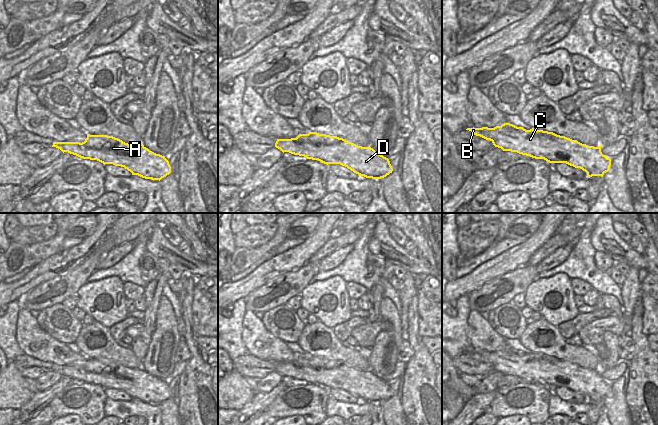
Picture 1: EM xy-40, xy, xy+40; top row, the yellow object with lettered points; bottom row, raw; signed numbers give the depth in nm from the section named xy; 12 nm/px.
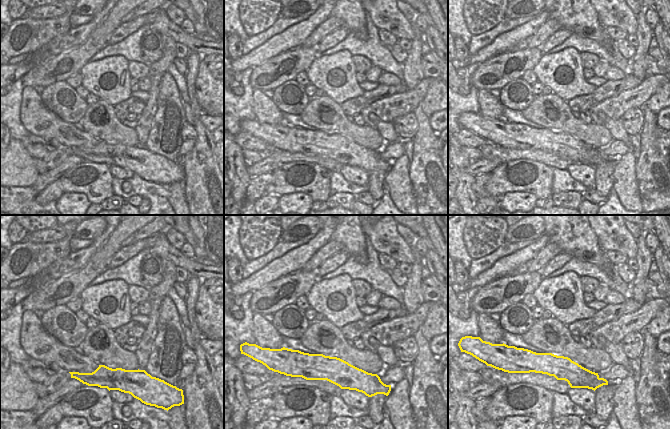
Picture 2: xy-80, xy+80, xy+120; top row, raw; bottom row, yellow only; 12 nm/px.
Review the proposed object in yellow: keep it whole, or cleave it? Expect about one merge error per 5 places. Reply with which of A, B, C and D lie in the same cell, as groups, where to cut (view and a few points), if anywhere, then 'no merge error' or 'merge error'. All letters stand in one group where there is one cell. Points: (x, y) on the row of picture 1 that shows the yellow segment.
groups A B C D; cut none; no merge error

